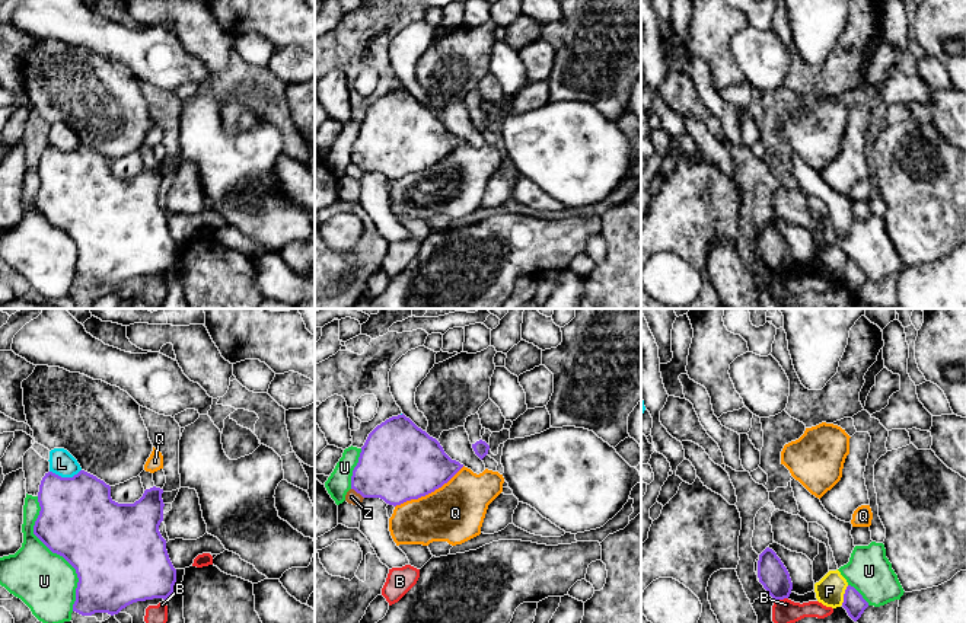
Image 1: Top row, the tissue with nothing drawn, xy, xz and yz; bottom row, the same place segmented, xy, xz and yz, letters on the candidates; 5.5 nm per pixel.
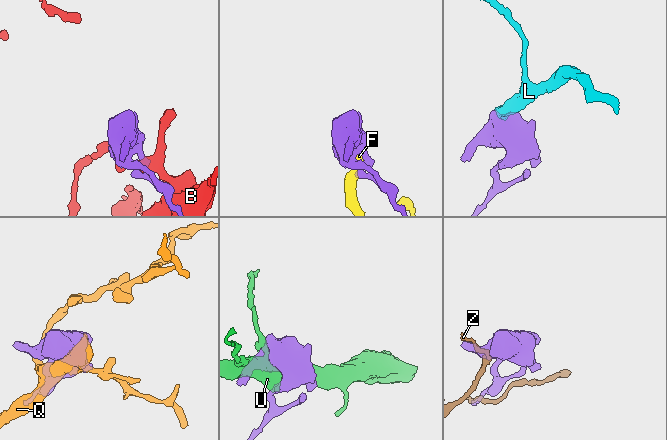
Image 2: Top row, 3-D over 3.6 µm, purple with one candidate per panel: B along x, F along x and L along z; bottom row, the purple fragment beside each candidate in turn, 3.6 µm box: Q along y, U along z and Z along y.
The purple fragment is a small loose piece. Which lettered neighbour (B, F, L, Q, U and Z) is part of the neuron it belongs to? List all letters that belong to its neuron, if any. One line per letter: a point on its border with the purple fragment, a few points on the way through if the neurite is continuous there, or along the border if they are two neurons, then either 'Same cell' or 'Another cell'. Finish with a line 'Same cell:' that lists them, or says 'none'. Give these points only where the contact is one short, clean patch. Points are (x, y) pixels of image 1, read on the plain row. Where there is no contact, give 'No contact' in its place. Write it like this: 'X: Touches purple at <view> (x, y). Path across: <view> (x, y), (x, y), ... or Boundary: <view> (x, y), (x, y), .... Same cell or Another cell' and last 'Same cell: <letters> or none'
B: Touches purple at yz (781, 272). Another cell
F: Touches purple at yz (844, 270). Another cell
L: Touches purple at xy (64, 152). Another cell
Q: Touches purple at xz (429, 166). Another cell
U: Touches purple at xy (57, 227). Another cell
Z: Touches purple at xz (357, 166). Another cell
Same cell: none

